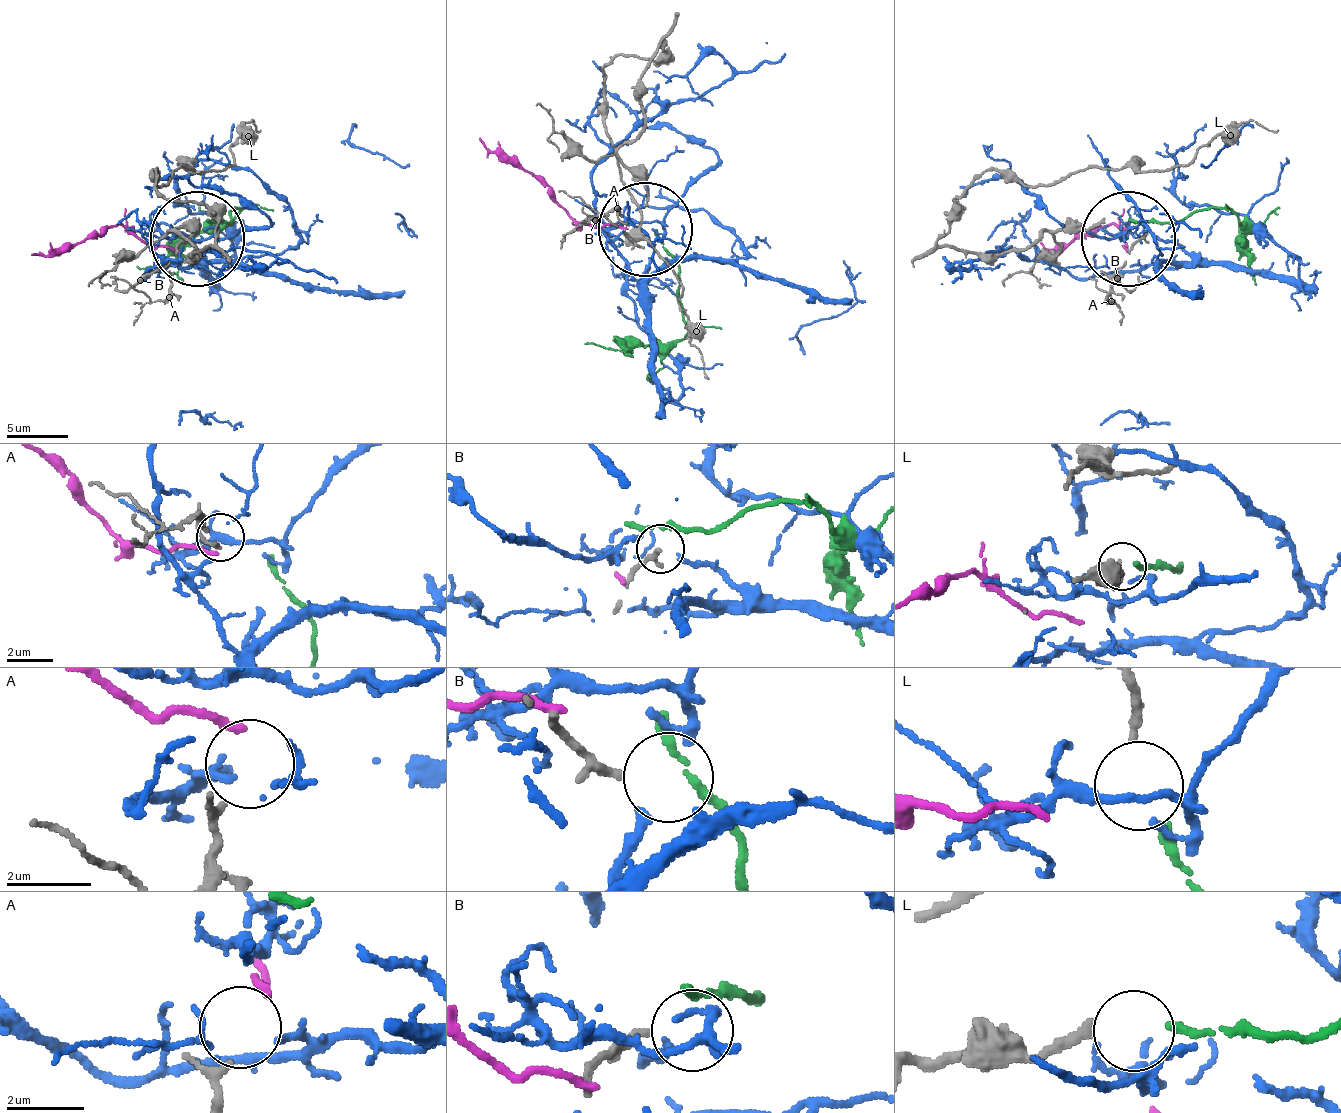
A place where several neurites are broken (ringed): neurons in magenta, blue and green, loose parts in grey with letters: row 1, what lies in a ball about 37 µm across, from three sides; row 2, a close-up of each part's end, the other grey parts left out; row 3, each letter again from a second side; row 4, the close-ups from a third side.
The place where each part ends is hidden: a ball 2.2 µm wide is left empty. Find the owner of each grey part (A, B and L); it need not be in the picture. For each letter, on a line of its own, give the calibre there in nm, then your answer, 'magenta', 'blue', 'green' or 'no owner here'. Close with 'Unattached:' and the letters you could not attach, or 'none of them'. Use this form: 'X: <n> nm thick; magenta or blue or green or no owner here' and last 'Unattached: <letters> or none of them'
A: 150 nm thick; blue
B: 160 nm thick; no owner here
L: 240 nm thick; green
Unattached: B

